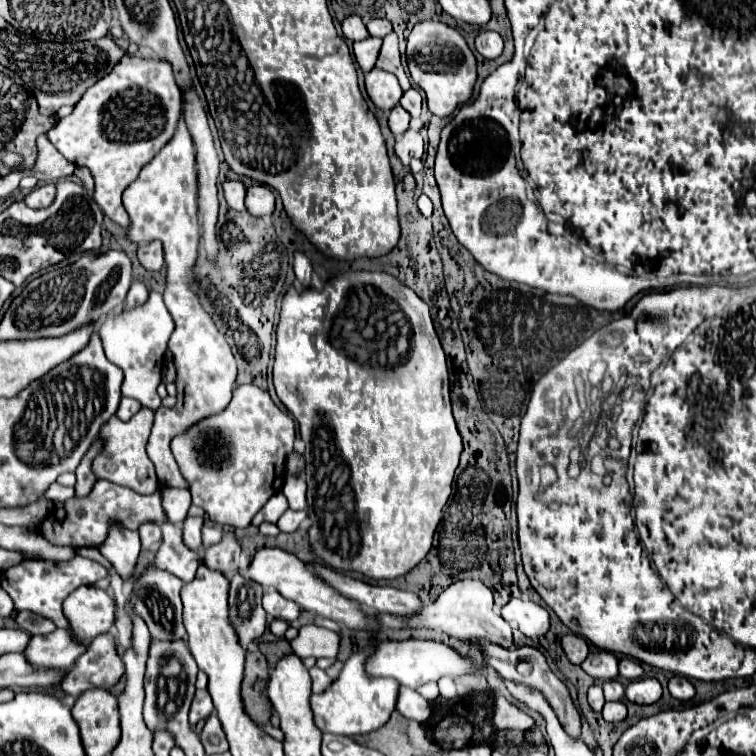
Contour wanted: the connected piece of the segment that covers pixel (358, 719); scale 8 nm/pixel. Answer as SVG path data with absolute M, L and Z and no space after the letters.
M361 648L355 654L351 654L345 660L345 666L337 680L323 692L311 696L311 710L315 726L321 732L341 734L341 736L357 736L373 732L375 728L381 728L391 712L395 710L395 700L399 694L399 682L391 678L375 678L367 676L365 660L371 654L371 648Z

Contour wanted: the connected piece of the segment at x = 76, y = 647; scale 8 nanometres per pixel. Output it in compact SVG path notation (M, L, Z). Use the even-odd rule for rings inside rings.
M57 628L45 636L33 636L25 656L33 666L67 670L87 648L89 644L79 644L75 636L71 636L69 628Z

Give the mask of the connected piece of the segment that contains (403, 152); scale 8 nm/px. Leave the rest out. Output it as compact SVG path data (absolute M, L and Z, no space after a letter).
M407 130L401 138L397 138L397 144L395 144L395 154L399 156L399 160L409 166L411 160L415 158L421 158L425 152L425 140L423 136L419 134L419 130Z

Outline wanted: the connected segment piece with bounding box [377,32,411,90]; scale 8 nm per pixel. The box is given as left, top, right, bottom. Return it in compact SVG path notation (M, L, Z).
M391 32L383 38L383 46L381 46L381 54L377 58L377 66L385 72L391 72L399 78L399 84L403 90L409 90L411 88L411 82L401 66L401 58L399 58L399 40L397 40L397 34Z

